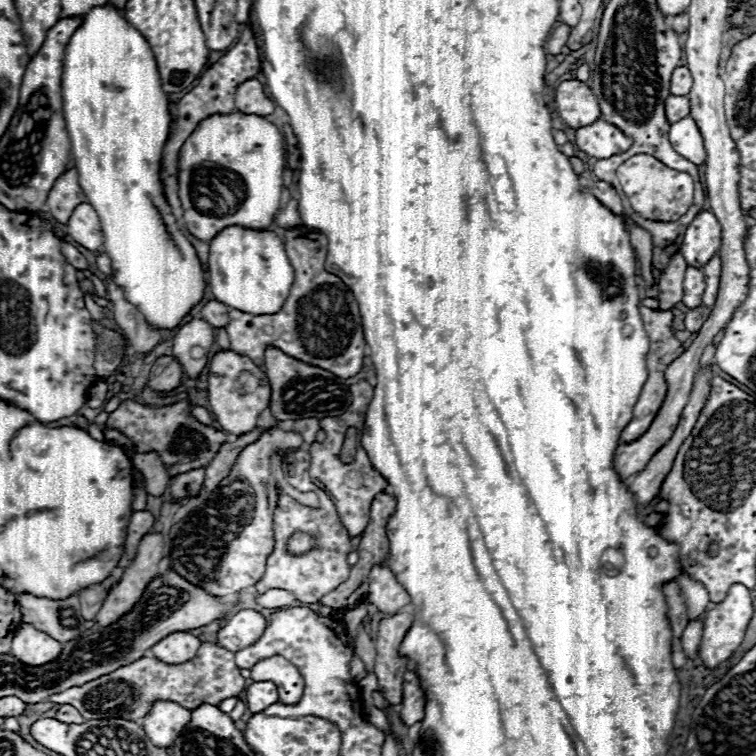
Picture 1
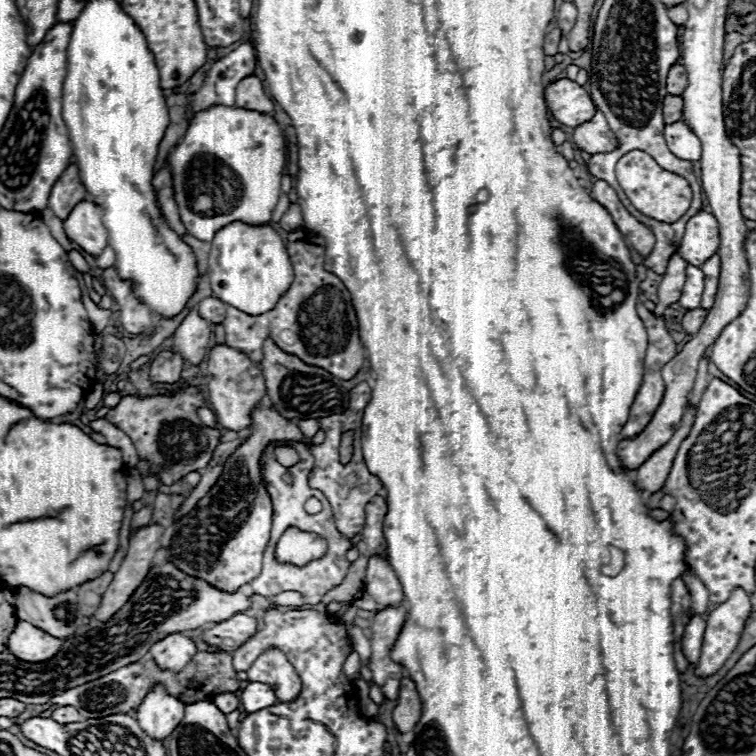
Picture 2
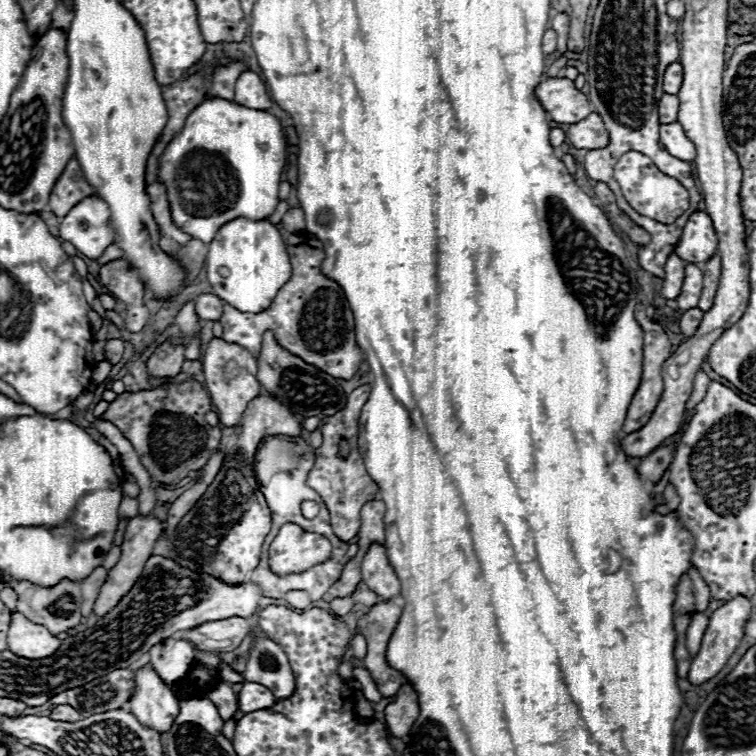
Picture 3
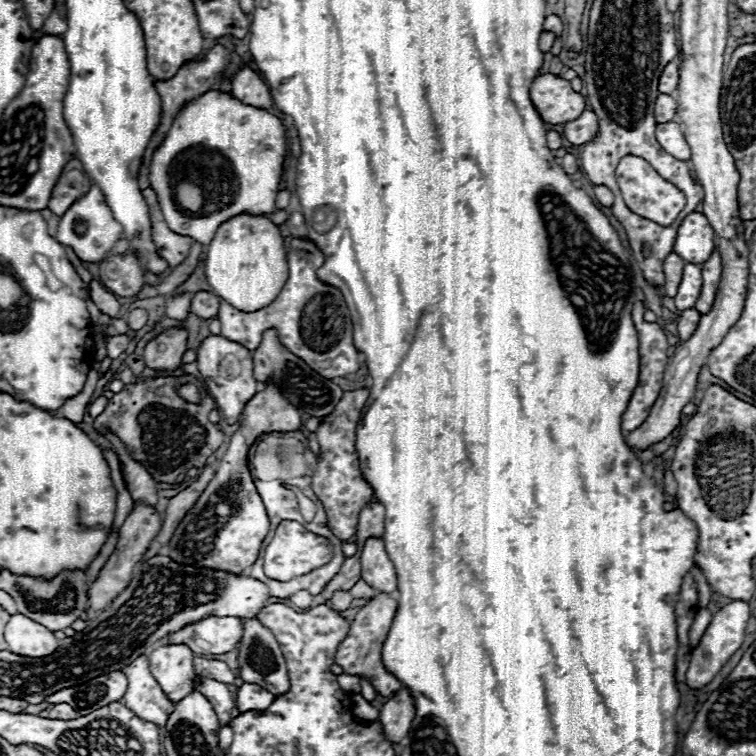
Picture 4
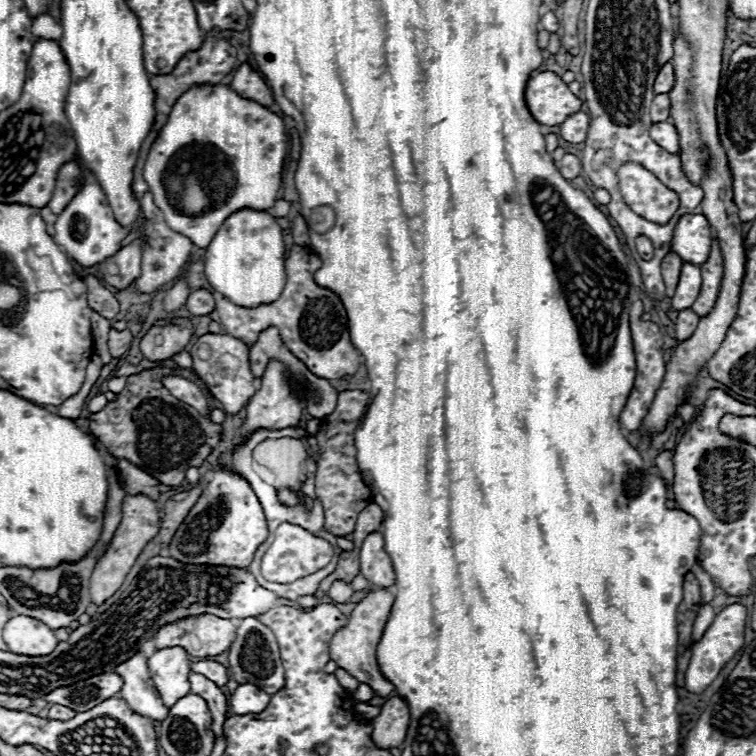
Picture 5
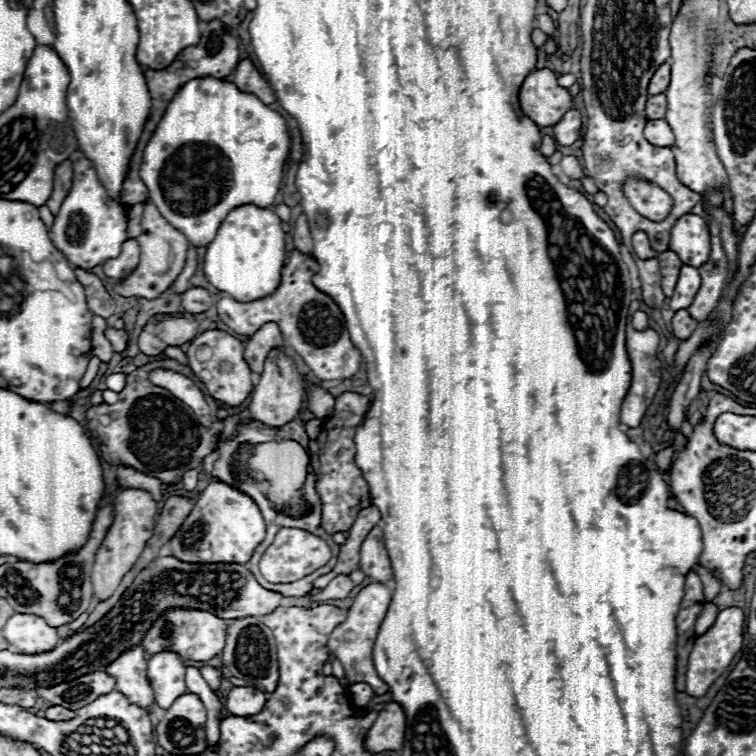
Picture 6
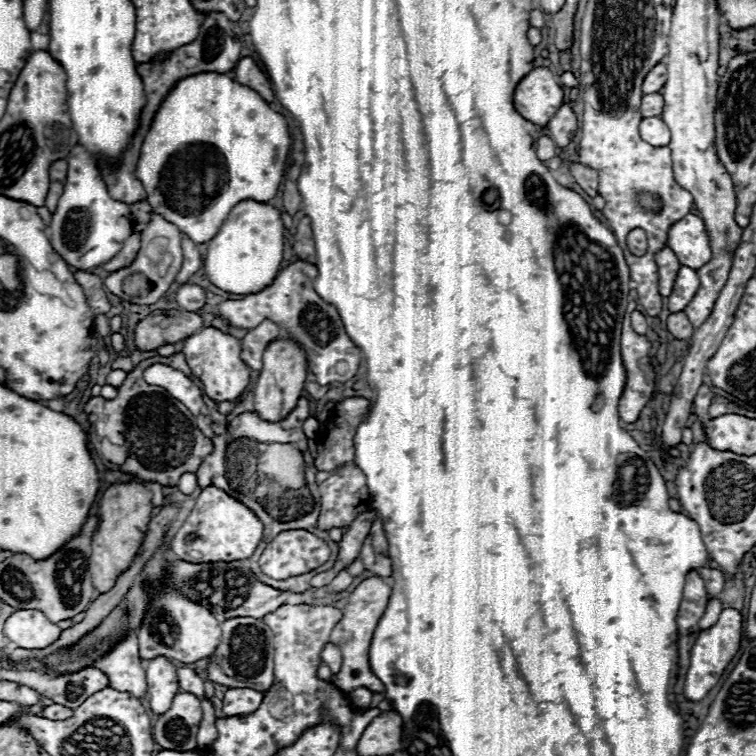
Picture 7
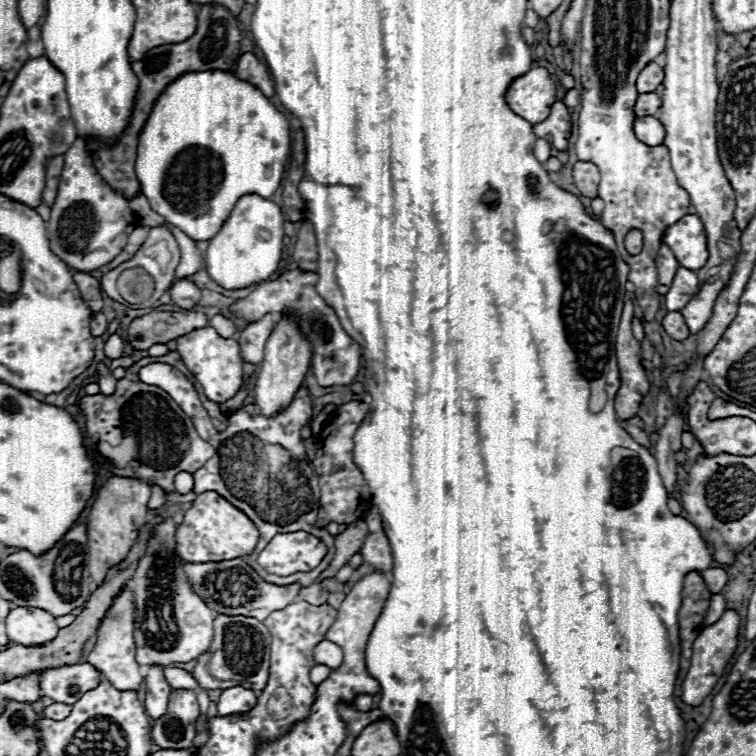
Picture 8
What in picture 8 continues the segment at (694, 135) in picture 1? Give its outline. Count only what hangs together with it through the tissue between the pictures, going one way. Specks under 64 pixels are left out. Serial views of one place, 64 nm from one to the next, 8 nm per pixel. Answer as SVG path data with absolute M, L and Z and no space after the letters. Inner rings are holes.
M642 116L634 118L634 134L640 142L648 146L660 146L664 142L664 126L654 116Z

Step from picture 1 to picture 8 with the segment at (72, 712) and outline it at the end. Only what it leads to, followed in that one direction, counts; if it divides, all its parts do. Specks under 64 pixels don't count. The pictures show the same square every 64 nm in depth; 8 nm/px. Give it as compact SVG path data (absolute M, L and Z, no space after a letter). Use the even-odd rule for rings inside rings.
M54 702L54 704L50 704L48 708L44 708L43 717L52 718L52 720L64 720L64 718L70 714L70 710L72 710L72 706Z

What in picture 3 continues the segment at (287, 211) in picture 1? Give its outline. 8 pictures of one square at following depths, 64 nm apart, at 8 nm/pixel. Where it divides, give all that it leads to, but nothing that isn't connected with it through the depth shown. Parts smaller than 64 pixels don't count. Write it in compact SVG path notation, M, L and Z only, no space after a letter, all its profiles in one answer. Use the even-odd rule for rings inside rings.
M290 208L290 210L284 214L282 224L284 224L284 230L288 230L290 234L304 232L304 230L306 230L306 224L304 224L304 212L302 212L300 208Z

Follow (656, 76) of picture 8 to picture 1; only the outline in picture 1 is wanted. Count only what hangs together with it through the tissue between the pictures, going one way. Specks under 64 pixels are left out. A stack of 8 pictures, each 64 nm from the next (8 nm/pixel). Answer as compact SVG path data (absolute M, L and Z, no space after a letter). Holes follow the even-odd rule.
M678 66L670 76L670 92L674 96L686 96L692 88L692 76L686 66Z

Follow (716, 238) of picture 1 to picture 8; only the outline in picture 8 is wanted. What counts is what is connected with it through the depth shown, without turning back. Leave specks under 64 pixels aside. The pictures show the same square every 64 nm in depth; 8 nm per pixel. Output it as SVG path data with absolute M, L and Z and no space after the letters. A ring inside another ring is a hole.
M686 214L676 224L668 226L664 242L672 248L678 264L684 264L684 268L692 268L696 272L708 260L704 226L696 214Z

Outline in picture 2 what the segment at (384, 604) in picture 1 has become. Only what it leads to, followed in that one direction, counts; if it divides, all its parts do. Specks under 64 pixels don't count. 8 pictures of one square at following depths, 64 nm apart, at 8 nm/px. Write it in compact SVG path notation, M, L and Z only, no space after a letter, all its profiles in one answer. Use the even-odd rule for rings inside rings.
M372 556L366 566L366 592L380 604L390 606L402 600L402 586L384 556Z

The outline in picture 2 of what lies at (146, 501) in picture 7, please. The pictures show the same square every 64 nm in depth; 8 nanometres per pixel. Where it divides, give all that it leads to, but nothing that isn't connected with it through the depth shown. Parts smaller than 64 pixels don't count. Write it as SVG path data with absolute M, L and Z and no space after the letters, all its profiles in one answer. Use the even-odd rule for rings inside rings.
M148 524L148 526L144 526L144 528L138 528L138 530L132 530L132 532L130 532L130 542L128 542L126 558L122 560L118 572L114 574L112 584L110 584L110 586L106 588L106 592L102 594L100 606L98 606L96 614L94 614L96 620L100 620L100 622L108 620L116 610L120 610L120 608L126 604L126 600L132 596L132 592L140 586L140 582L146 578L146 574L148 574L148 570L150 570L150 566L152 566L154 554L156 554L156 550L158 550L158 546L160 546L160 536L162 536L162 532L164 532L164 528L162 528L160 524Z

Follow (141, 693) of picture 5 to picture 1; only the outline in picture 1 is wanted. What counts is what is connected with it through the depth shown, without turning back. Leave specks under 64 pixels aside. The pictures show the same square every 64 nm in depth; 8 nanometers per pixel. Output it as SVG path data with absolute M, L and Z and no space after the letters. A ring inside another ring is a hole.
M158 700L142 718L142 728L154 746L170 748L190 720L190 710L170 700Z

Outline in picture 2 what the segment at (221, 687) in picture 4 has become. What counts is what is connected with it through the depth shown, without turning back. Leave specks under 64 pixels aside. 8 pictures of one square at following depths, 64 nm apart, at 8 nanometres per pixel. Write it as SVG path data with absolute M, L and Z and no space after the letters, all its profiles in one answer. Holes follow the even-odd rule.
M222 692L220 696L214 696L212 702L214 702L214 704L220 708L220 712L224 712L224 714L230 714L230 712L234 712L234 710L240 706L240 698L238 698L236 694L232 694L232 692Z

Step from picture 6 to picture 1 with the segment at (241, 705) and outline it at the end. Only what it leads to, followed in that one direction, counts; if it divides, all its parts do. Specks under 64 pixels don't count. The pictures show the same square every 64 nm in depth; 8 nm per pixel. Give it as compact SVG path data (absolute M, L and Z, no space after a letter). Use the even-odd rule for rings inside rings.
M254 682L246 688L246 706L252 714L262 712L270 704L278 702L278 690L272 682Z

